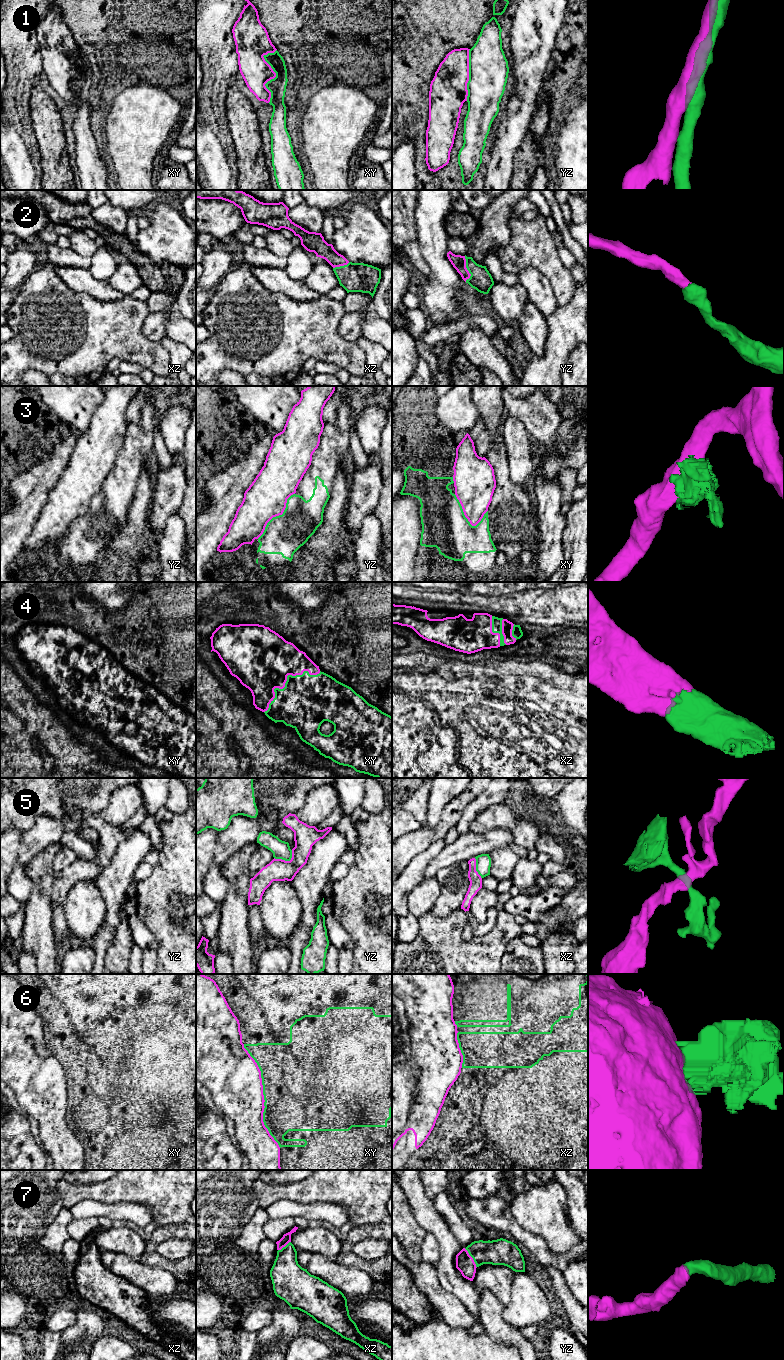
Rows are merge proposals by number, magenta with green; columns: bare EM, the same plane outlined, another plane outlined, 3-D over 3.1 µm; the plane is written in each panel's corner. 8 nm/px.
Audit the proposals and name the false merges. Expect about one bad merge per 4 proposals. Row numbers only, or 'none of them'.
1, 3, 5, 6

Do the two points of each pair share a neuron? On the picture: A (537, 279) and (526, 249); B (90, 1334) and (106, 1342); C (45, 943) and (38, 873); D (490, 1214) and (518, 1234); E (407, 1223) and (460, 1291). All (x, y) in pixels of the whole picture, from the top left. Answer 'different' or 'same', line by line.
A: different
B: different
C: same
D: same
E: different

